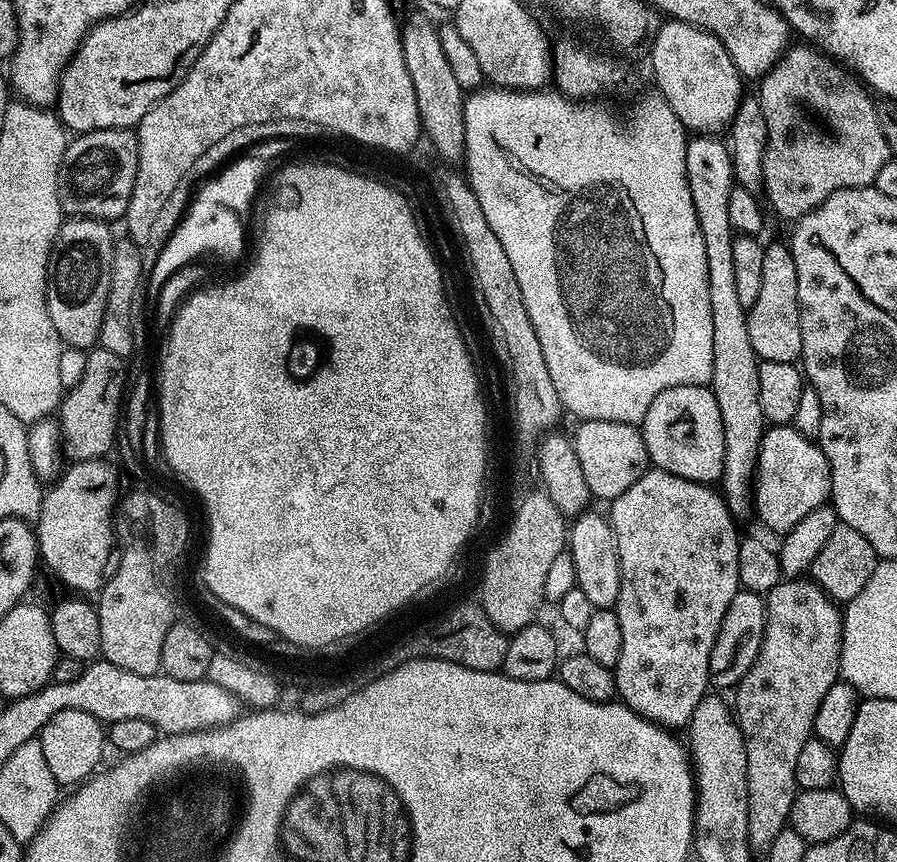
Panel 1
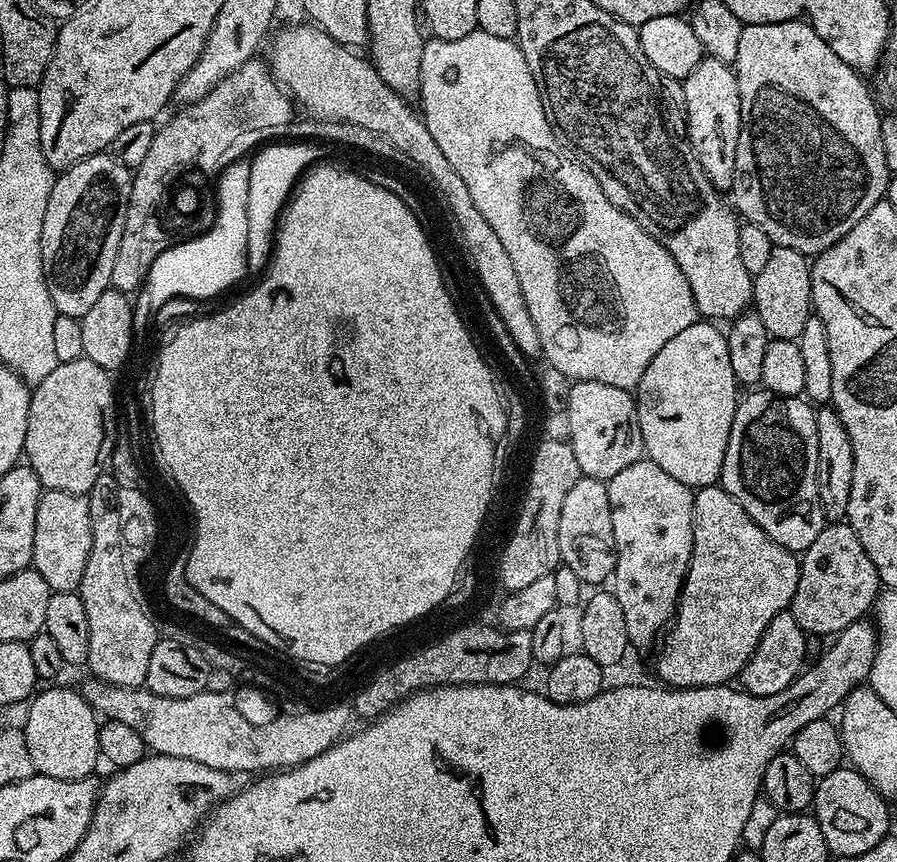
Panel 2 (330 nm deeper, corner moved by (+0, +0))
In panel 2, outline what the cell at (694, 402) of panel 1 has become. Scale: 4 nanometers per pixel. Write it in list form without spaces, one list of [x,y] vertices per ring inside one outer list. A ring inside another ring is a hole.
[[[697,322],[686,326],[686,330],[682,330],[682,334],[674,334],[674,338],[670,338],[670,342],[666,342],[666,346],[662,346],[662,350],[658,350],[658,354],[654,354],[650,366],[646,366],[642,378],[636,383],[634,389],[634,423],[640,433],[640,443],[647,459],[653,460],[659,468],[666,470],[666,474],[670,474],[670,478],[682,482],[687,488],[693,490],[707,488],[709,484],[715,484],[719,481],[722,462],[726,458],[728,435],[732,429],[732,419],[738,403],[737,397],[732,397],[732,392],[728,389],[728,384],[735,385],[736,379],[730,370],[730,354],[728,353],[726,336],[721,329],[719,332],[716,328],[719,327],[712,322]]]

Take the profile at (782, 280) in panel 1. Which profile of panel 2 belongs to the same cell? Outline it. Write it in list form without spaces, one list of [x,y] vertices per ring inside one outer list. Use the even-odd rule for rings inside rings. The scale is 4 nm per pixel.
[[[773,247],[766,266],[762,266],[762,270],[754,273],[751,307],[754,309],[756,319],[762,322],[771,339],[799,341],[802,326],[806,326],[812,312],[809,275],[810,260],[805,253],[777,247]]]

